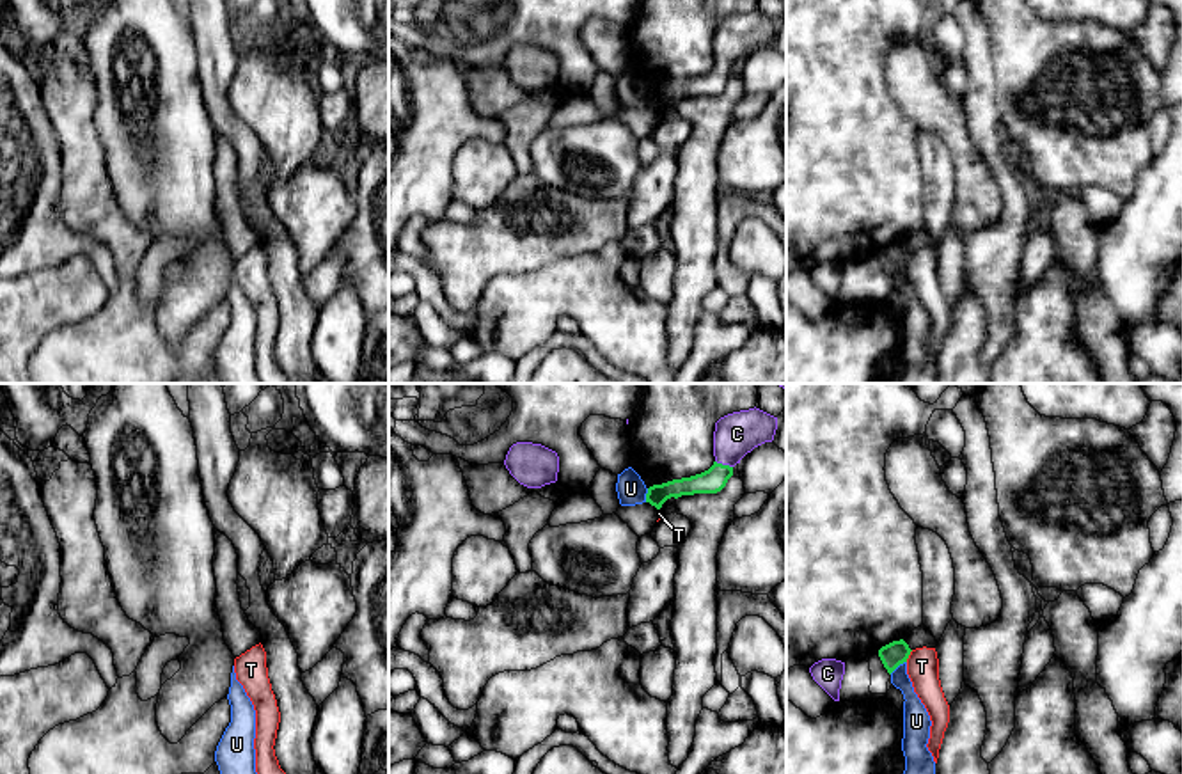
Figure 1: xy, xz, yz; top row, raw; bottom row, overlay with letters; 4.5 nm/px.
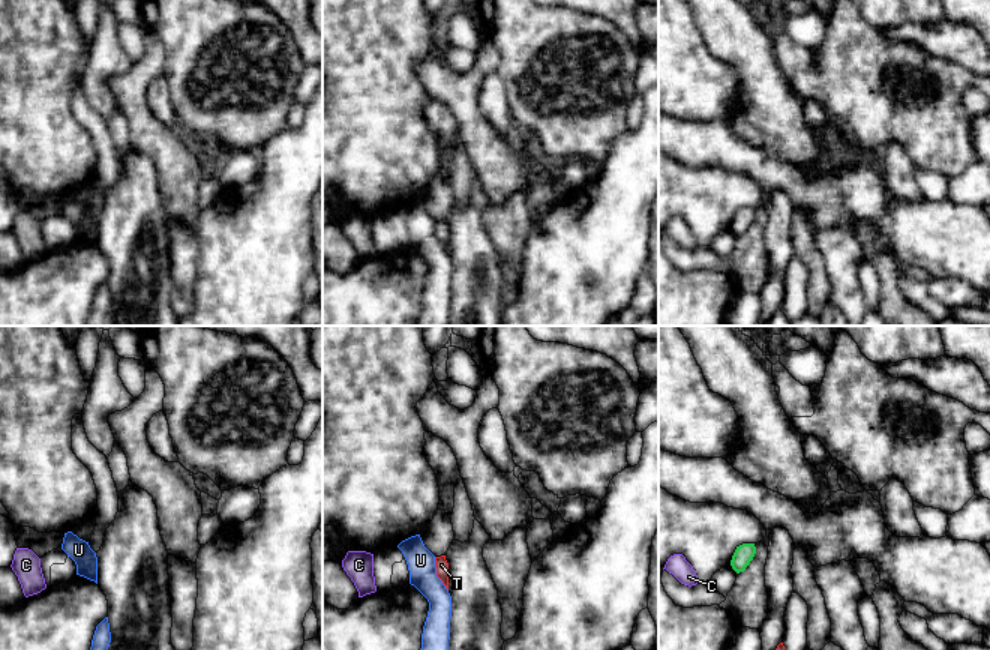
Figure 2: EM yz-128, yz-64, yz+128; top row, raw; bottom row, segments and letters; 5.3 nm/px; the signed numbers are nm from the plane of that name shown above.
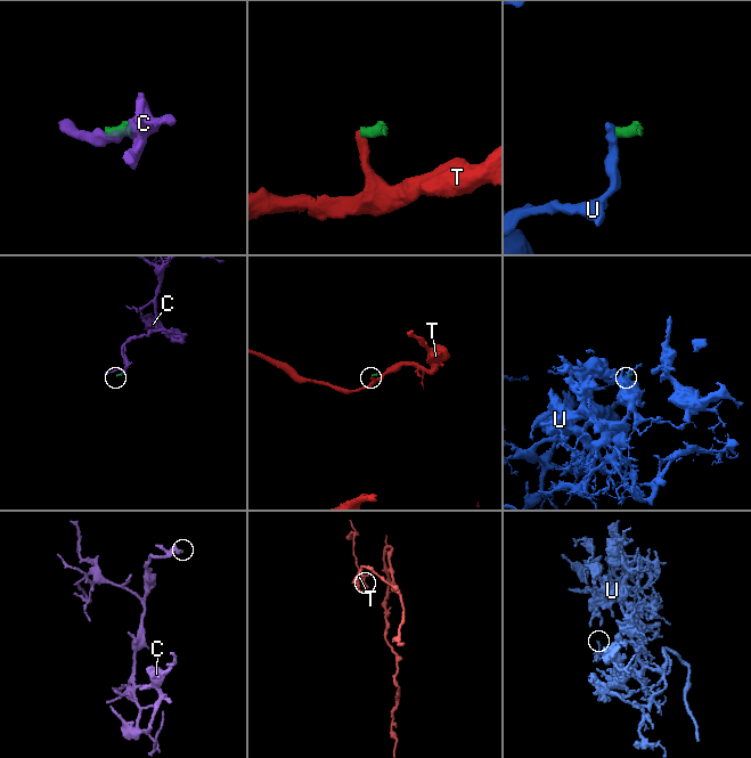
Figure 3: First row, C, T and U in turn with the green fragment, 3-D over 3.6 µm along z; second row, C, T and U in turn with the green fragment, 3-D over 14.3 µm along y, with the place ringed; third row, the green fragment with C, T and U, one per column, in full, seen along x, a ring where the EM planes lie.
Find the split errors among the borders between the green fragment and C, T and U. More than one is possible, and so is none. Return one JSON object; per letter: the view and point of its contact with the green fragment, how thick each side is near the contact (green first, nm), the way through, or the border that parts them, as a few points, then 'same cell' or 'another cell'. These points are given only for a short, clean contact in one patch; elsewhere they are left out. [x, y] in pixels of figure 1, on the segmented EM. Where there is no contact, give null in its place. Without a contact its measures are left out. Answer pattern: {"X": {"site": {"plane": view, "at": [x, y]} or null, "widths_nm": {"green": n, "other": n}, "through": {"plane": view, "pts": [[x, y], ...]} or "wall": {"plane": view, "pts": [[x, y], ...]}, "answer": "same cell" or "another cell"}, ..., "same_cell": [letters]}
{"C": {"site": {"plane": "xz", "at": [724, 465]}, "widths_nm": {"green": 110, "other": 200}, "through": {"plane": "xz", "pts": [[714, 480], [724, 465], [728, 448], [737, 434]]}, "answer": "same cell"}, "T": {"site": {"plane": "yz", "at": [909, 654]}, "widths_nm": {"green": 110, "other": 140}, "wall": {"plane": "yz", "pts": [[913, 650], [906, 661]]}, "answer": "another cell"}, "U": {"site": {"plane": "yz", "at": [897, 666]}, "widths_nm": {"green": 110, "other": 120}, "wall": {"plane": "yz", "pts": [[906, 661], [890, 673]]}, "answer": "another cell"}, "same_cell": ["C"]}

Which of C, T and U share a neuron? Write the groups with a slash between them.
C / T / U

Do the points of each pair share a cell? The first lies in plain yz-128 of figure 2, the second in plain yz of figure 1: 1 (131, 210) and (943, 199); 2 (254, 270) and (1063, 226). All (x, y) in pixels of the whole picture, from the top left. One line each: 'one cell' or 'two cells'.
1: two cells
2: two cells

